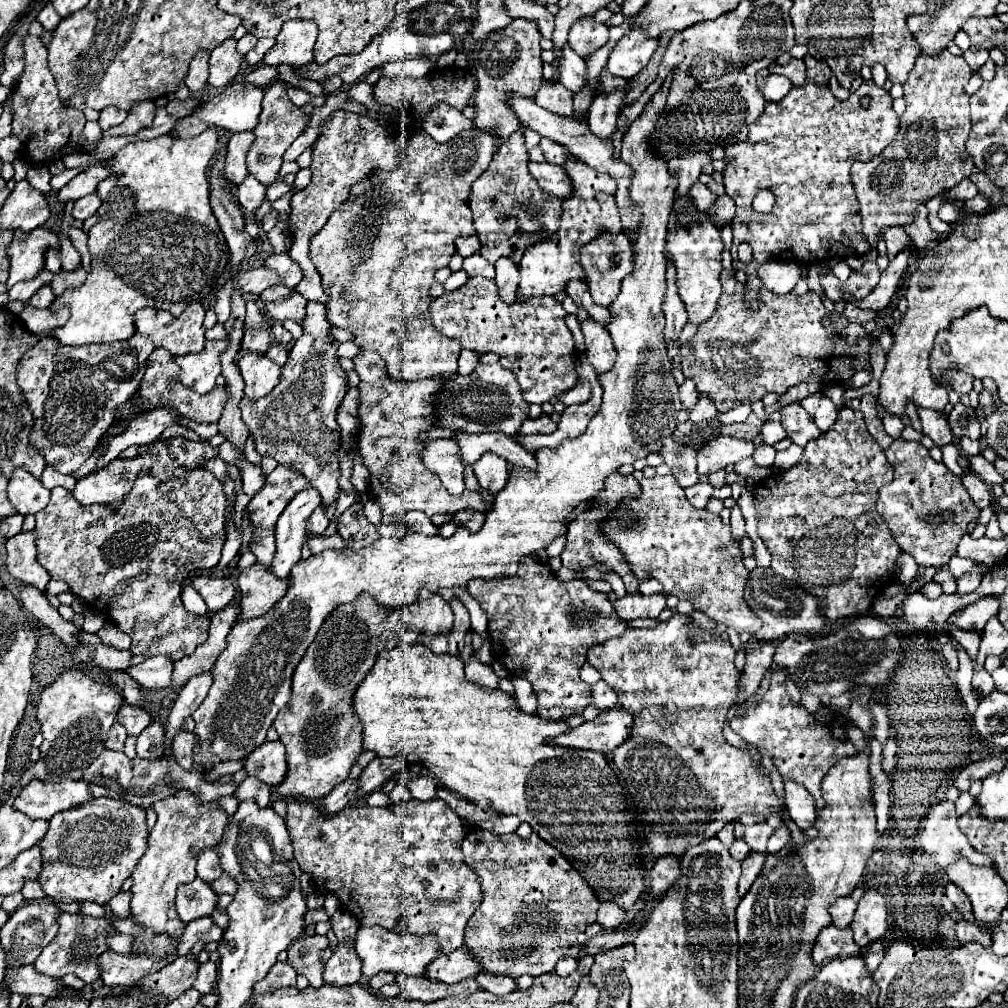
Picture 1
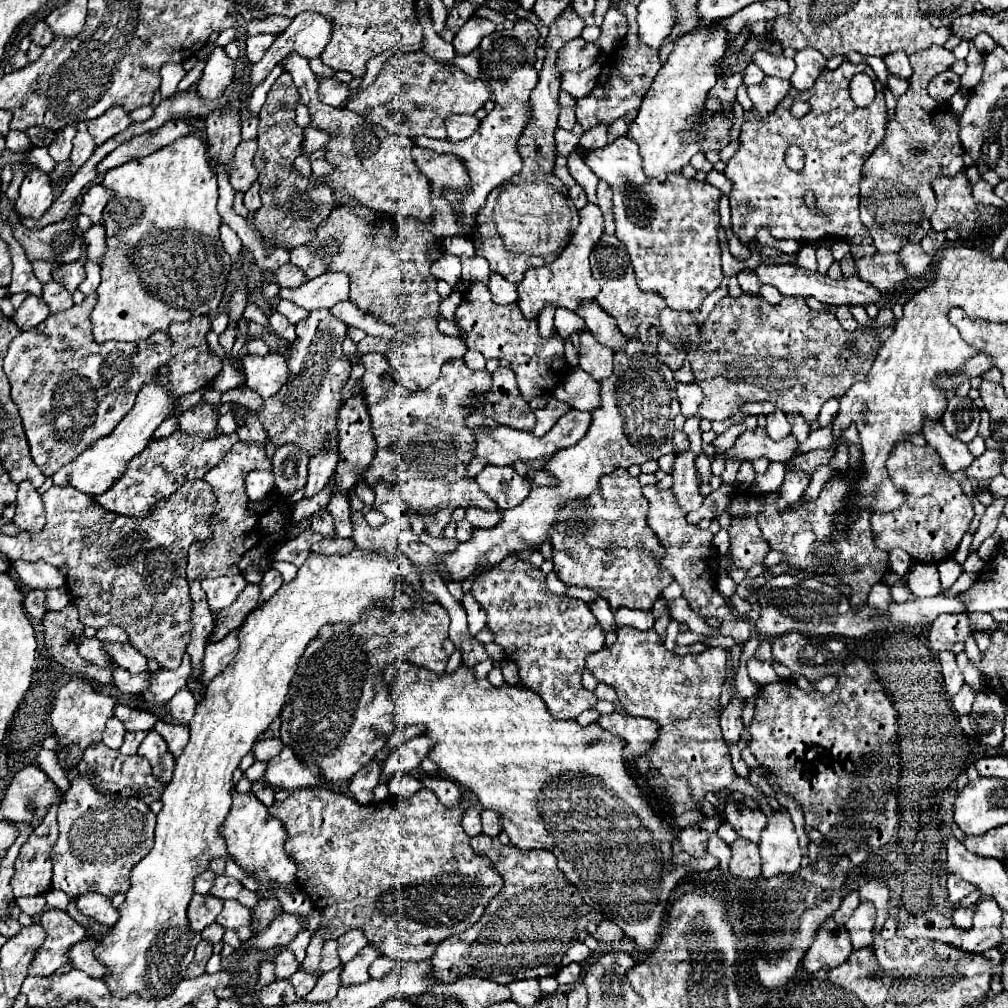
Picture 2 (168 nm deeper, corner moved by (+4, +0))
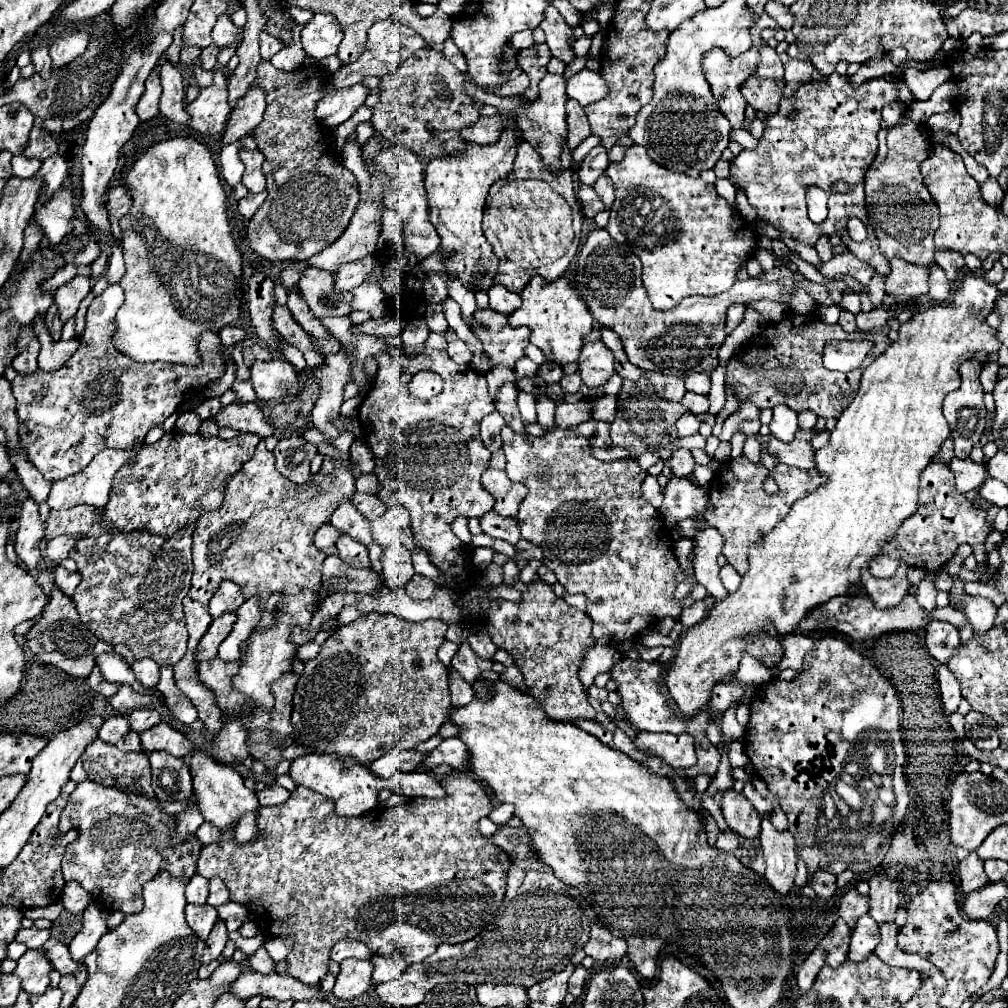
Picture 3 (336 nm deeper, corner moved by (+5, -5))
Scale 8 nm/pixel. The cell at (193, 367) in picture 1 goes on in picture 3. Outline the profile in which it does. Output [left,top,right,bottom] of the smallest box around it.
[48,439,144,509]

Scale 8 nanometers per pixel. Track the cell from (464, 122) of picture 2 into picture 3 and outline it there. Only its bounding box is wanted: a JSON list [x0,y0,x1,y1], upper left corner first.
[460,115,504,143]

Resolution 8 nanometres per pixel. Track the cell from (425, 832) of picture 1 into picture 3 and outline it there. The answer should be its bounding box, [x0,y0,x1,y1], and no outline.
[198,777,508,985]

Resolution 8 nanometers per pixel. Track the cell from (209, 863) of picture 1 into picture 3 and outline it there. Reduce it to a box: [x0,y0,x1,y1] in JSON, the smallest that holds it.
[186,875,208,905]

